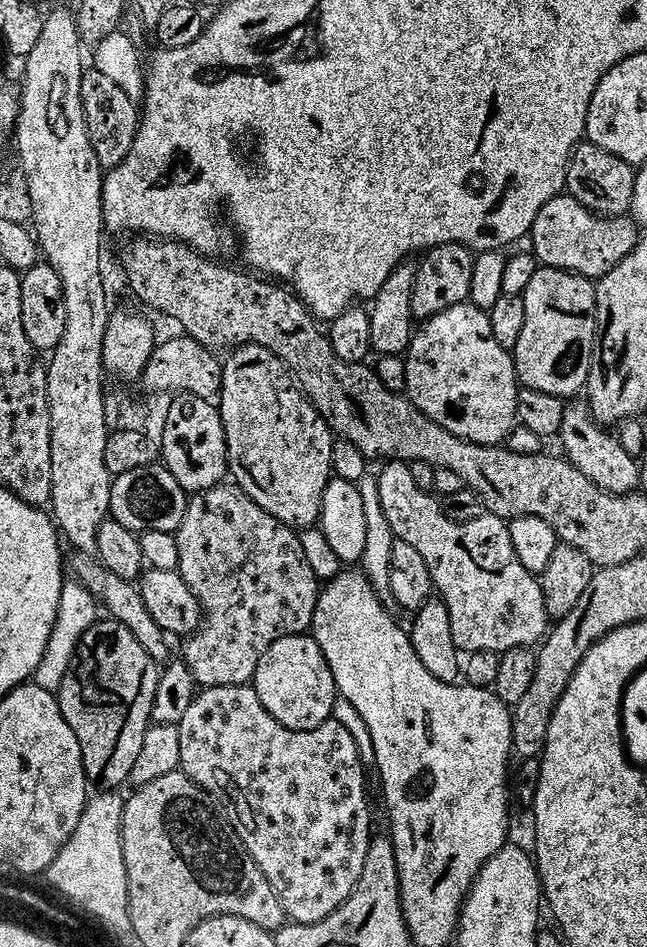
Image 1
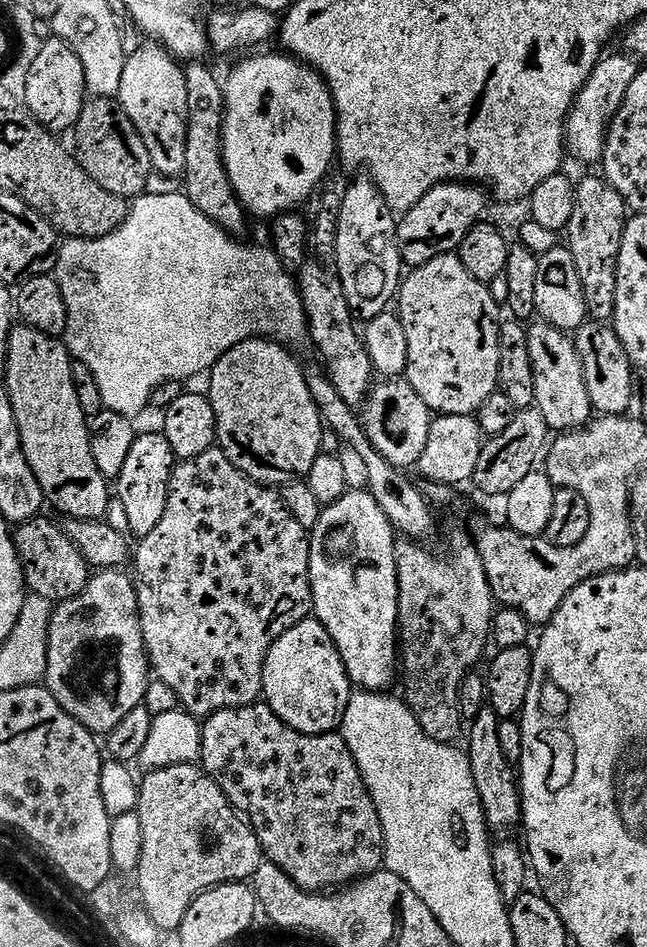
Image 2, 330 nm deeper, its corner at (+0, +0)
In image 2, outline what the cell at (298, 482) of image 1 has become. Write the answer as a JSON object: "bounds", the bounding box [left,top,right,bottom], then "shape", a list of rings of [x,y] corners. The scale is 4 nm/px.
{"bounds":[210,338,325,486],"shape":[[[268,338],[244,340],[234,346],[212,367],[210,399],[216,415],[216,439],[219,451],[225,452],[245,475],[265,486],[288,484],[295,476],[307,478],[321,454],[325,423],[307,385],[305,369],[291,356],[289,349]]]}

